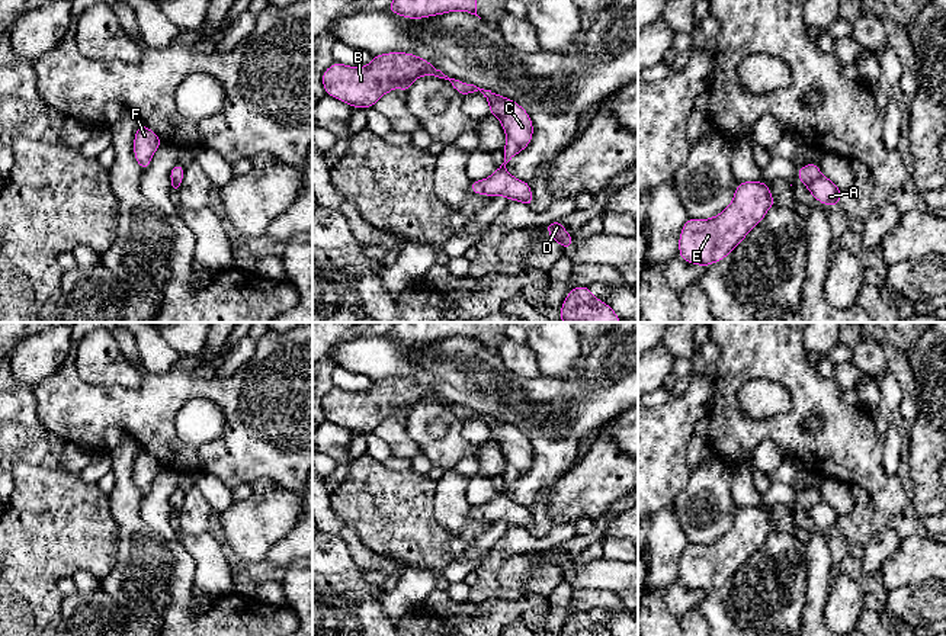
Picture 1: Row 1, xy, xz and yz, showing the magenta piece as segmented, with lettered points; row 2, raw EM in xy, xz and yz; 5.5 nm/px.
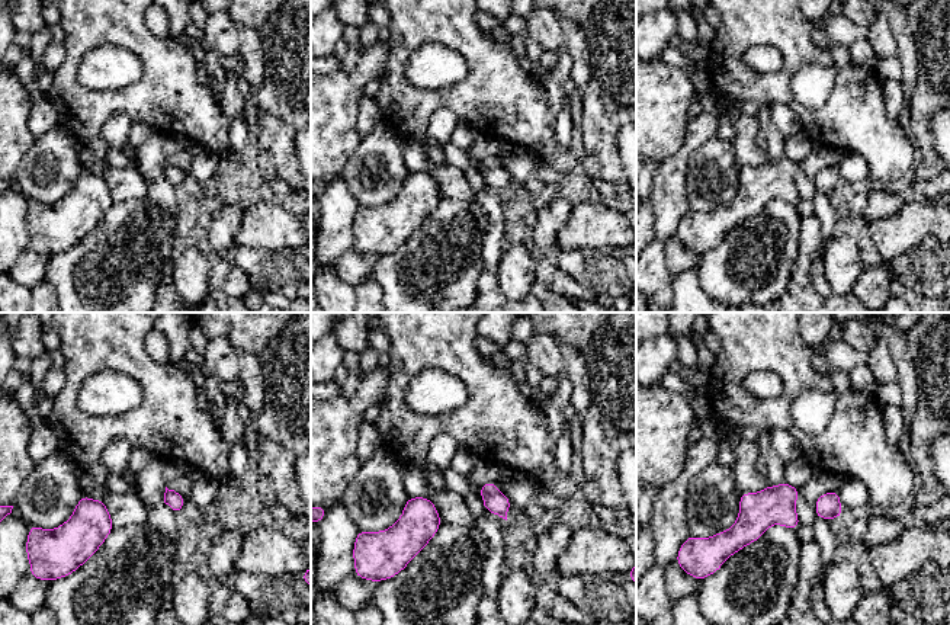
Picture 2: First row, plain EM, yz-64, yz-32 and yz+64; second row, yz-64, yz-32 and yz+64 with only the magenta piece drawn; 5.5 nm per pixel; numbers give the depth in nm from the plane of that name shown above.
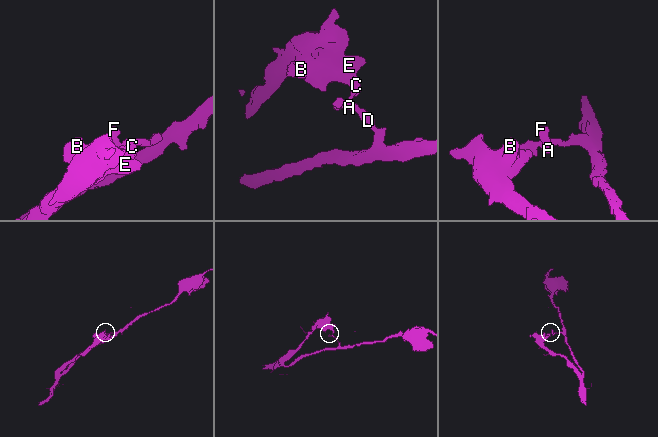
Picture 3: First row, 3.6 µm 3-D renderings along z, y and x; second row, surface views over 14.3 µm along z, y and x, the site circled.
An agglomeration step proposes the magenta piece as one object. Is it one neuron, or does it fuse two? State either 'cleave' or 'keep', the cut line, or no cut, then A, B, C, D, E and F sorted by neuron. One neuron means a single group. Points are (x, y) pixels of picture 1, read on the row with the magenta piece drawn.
cleave; cut yz (820, 174), (807, 186); groups A D F / B C E

